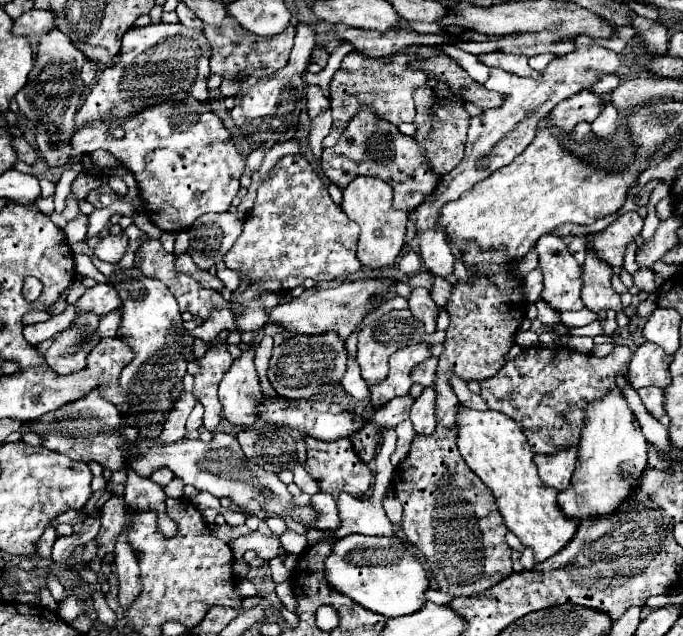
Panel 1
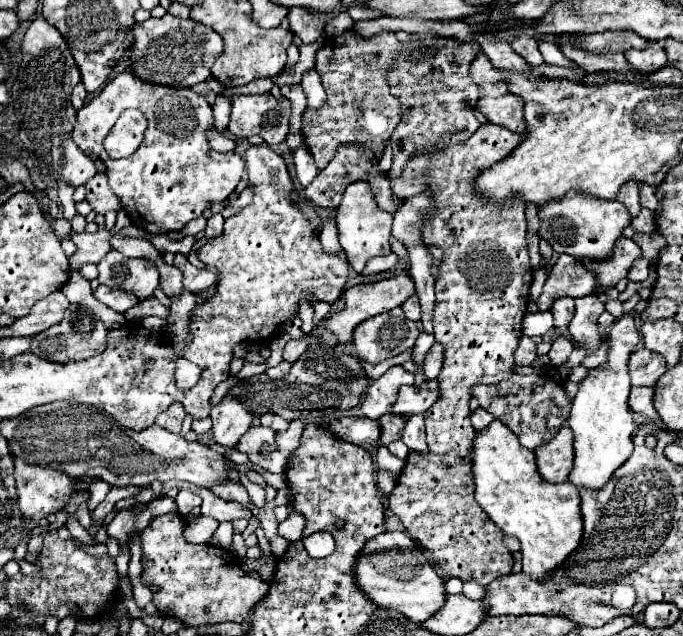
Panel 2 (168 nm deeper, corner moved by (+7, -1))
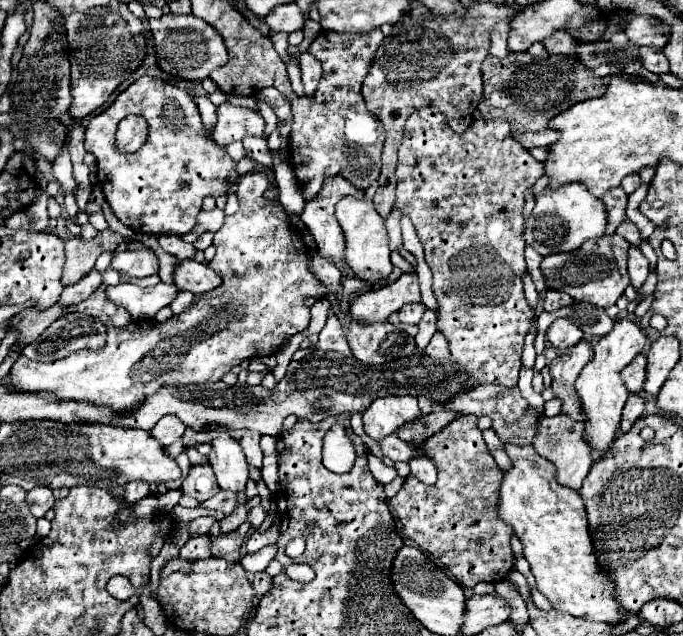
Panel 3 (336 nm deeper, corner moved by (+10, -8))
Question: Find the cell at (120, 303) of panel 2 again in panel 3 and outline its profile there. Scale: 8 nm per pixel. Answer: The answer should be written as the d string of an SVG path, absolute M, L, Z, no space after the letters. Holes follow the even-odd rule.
M159 282L151 288L139 288L135 284L119 284L107 288L109 300L127 308L133 320L153 320L161 308L169 306L177 298L177 294L179 288L175 282Z

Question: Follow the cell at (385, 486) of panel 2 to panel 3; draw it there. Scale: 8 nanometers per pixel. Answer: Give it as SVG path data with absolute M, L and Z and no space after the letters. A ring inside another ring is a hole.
M367 450L367 460L369 460L369 470L379 484L389 484L397 476L397 470L393 466L385 466L383 458L375 456L371 450Z

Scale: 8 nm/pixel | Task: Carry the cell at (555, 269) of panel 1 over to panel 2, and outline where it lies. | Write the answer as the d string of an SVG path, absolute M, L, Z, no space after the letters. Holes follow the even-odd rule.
M560 297L552 303L550 311L554 315L554 327L566 329L574 317L574 299L572 297Z

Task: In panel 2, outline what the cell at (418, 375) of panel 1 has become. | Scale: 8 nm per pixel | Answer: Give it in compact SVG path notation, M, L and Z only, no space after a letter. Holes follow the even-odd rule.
M434 343L432 349L424 357L424 367L422 367L424 377L426 379L436 379L438 373L440 373L440 369L442 369L442 361L444 361L444 357L442 357L442 345Z

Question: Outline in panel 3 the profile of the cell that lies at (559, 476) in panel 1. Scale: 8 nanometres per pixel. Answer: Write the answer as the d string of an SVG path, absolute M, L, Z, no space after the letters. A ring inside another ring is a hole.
M527 368L521 370L521 376L519 376L519 388L521 388L521 394L525 396L525 400L539 412L539 430L537 430L537 436L533 438L533 446L535 450L551 460L557 468L557 480L559 484L563 486L569 486L569 488L575 488L579 490L581 484L583 484L583 478L587 476L591 464L593 464L593 448L587 444L585 440L585 424L583 422L573 422L569 420L569 416L565 414L557 414L555 418L547 418L543 414L543 396L537 394L533 388L531 388L531 380L529 380L529 372Z

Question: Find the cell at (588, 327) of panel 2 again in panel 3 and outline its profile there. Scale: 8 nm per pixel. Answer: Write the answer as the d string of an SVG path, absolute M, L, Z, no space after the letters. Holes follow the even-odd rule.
M581 340L581 344L575 344L569 348L567 356L555 358L551 362L551 376L553 376L553 394L563 402L561 412L567 414L571 420L585 420L583 408L581 408L581 398L575 390L575 380L583 366L591 360L593 348L589 342Z

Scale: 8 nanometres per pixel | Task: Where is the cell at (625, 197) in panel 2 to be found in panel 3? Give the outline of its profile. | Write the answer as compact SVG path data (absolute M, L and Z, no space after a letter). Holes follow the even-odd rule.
M617 186L609 190L603 198L603 204L607 208L607 230L605 234L613 234L621 218L625 218L625 208L627 208L627 194Z

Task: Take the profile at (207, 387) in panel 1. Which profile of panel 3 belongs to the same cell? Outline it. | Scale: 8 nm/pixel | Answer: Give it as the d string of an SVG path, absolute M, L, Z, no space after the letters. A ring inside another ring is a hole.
M251 172L239 178L235 186L235 196L239 198L239 210L231 216L225 216L223 226L215 232L217 254L209 266L223 276L223 284L207 294L195 296L191 306L179 316L169 318L167 322L155 320L135 320L123 328L107 326L107 342L101 350L79 350L69 354L63 360L49 364L33 362L21 356L11 368L11 384L21 392L49 392L59 398L109 404L109 408L131 410L141 404L147 396L155 394L161 386L187 386L187 384L209 384L221 380L235 364L251 360L257 356L275 354L287 338L297 332L303 332L309 326L311 312L303 304L305 298L325 296L325 286L309 270L307 248L299 232L291 230L287 222L287 212L281 204L269 204L265 200L265 188L269 186L265 172Z

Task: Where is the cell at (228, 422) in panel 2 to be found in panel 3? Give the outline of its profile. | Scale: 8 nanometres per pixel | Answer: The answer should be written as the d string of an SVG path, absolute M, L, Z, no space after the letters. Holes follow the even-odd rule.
M221 430L219 436L211 442L211 446L213 448L209 454L209 464L215 470L219 488L231 492L245 490L249 478L249 466L245 462L239 442L233 440L227 430Z

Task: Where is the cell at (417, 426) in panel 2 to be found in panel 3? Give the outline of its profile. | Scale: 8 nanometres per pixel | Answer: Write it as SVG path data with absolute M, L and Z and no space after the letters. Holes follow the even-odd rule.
M417 456L417 460L411 460L409 466L411 466L411 474L415 478L419 478L423 484L435 484L437 482L437 468L433 466L431 460Z

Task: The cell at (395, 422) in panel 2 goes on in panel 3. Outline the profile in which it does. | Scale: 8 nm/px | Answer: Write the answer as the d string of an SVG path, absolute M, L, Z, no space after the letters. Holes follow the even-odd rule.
M437 408L433 414L421 416L421 420L417 420L417 424L405 424L405 428L401 428L401 432L397 432L397 436L401 440L423 444L427 438L431 438L433 434L441 432L449 422L453 422L459 416L461 414L455 412L455 410Z

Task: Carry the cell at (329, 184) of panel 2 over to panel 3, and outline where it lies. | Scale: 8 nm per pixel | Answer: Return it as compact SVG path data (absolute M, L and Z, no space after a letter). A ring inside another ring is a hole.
M333 176L325 180L317 200L305 204L301 214L301 220L317 242L319 254L335 266L345 266L345 234L335 218L335 204L343 196L363 198L365 194L357 192L357 188L353 188L347 180L341 180L341 176Z

